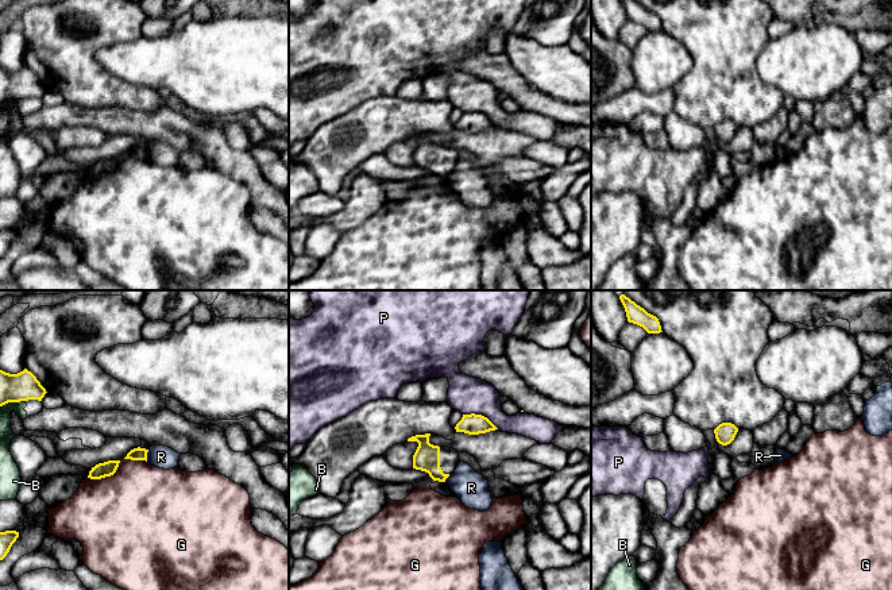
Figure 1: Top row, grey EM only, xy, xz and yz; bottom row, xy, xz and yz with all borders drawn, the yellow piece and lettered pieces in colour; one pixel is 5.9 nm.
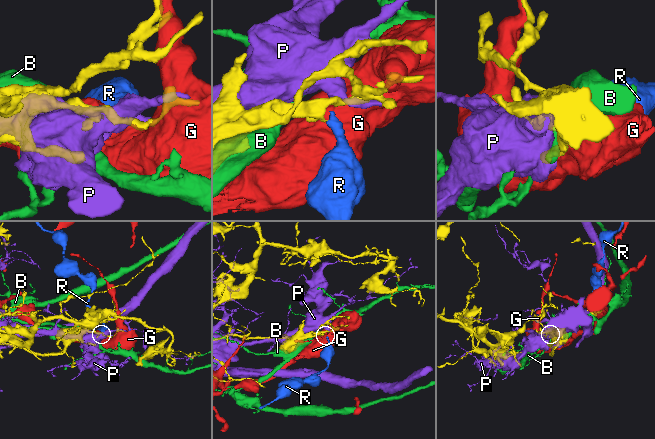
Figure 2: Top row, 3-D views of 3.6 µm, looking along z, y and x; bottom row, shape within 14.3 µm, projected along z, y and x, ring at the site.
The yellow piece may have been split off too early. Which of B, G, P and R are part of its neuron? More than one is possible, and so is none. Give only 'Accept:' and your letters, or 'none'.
Accept: none

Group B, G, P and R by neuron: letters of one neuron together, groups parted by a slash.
B / G / P / R

